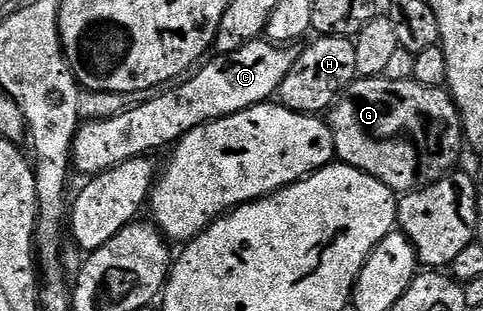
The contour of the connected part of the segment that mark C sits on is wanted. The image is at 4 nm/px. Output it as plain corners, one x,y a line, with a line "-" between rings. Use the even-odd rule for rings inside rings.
264,38
252,40
233,52
213,55
209,64
201,63
179,86
157,91
146,102
116,116
81,123
72,142
71,167
91,178
136,156
148,156
155,148
167,149
187,132
206,122
271,101
294,66
298,55
297,49
294,49
273,44

